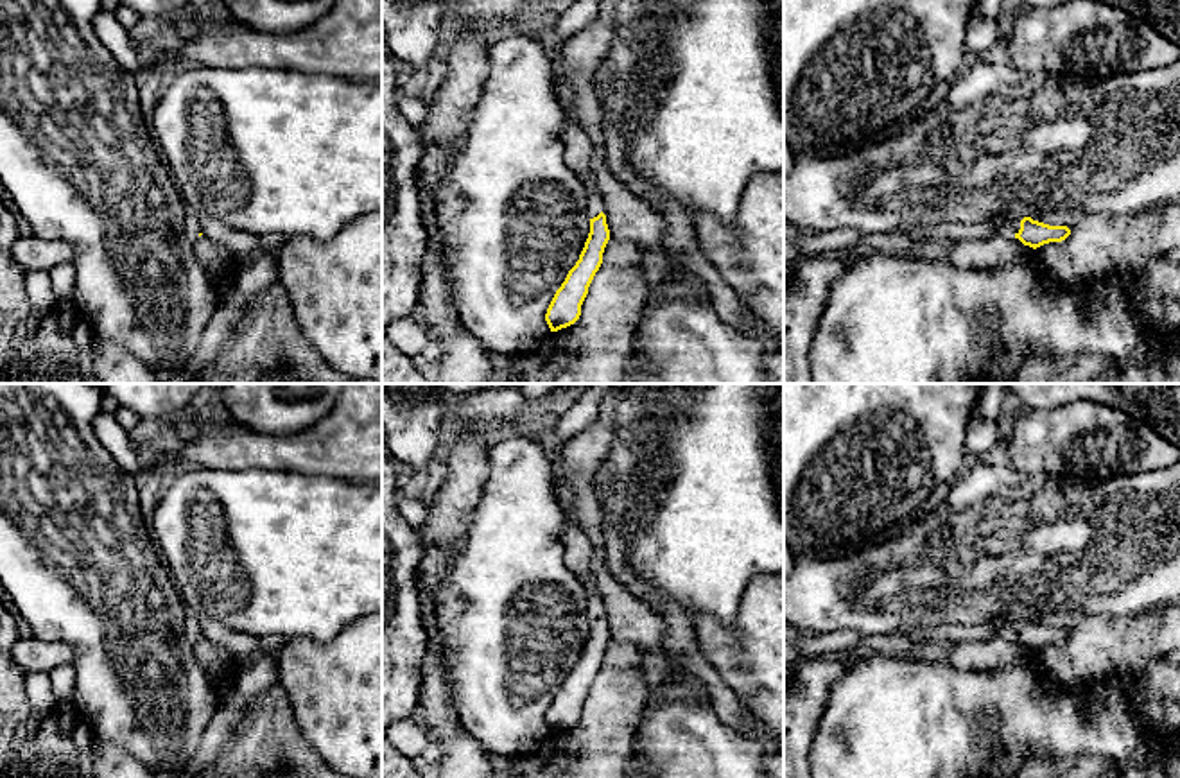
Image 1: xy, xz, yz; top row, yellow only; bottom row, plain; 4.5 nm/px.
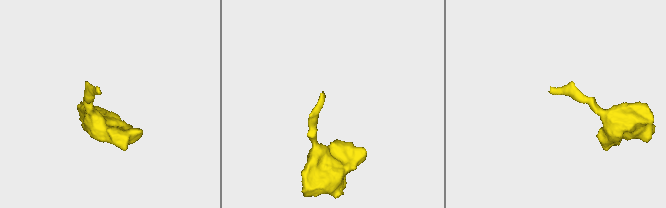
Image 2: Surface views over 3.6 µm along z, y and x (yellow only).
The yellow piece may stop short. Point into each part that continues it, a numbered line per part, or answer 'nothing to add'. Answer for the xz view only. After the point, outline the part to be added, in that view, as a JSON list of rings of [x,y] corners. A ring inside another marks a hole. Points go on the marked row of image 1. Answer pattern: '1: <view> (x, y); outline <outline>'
1: xz (596, 205); outline [[[585,183],[588,197],[590,197],[590,217],[597,217],[603,210],[603,201],[601,201],[601,194],[590,185]]]

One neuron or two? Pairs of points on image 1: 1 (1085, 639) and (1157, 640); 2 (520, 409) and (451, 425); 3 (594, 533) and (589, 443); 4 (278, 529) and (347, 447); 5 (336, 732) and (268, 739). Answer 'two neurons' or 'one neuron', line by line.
1: one neuron
2: one neuron
3: one neuron
4: two neurons
5: two neurons

